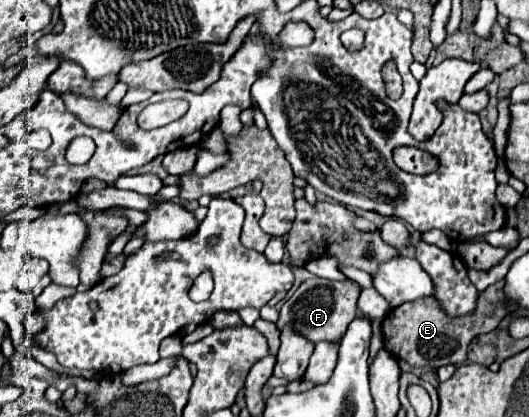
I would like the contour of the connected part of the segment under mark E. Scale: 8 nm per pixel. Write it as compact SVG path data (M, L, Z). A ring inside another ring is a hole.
M497 282L480 292L474 314L468 314L466 318L450 318L446 310L442 310L438 302L434 302L434 298L424 298L392 308L382 322L384 348L394 354L394 358L406 360L410 366L428 366L436 370L444 364L462 364L466 360L466 348L472 338L496 330L496 326L508 312L502 308L502 294L498 294L500 286L502 282Z

